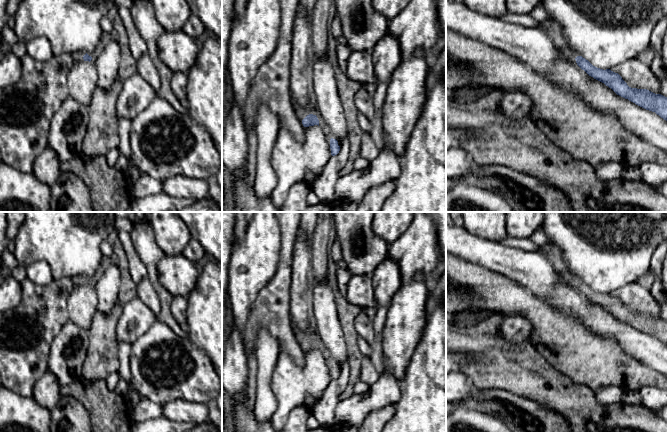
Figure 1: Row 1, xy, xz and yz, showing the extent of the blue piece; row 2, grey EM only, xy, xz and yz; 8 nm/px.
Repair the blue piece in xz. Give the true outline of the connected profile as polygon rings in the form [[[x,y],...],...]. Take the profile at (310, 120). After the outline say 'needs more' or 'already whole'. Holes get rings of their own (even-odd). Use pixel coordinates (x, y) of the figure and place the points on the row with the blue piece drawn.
[[[293,102],[293,107],[296,113],[297,118],[302,122],[304,127],[318,125],[323,130],[327,137],[332,138],[331,132],[326,128],[325,120],[320,114],[318,108],[313,110],[307,110],[295,102]]] | needs more

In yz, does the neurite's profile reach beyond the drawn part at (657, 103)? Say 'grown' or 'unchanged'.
grown

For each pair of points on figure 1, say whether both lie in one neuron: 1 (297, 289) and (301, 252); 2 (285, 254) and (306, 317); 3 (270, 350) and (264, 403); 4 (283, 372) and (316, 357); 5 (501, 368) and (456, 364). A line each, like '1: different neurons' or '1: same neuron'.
1: same neuron
2: different neurons
3: same neuron
4: same neuron
5: different neurons

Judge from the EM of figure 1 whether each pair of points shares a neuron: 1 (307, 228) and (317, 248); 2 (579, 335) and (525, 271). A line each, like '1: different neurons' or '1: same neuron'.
1: different neurons
2: different neurons

